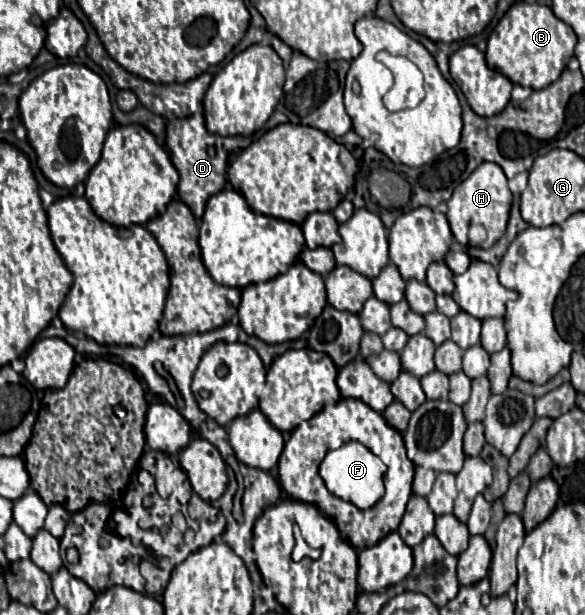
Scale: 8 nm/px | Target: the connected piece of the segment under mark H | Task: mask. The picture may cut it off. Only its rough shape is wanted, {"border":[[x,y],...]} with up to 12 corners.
{"border":[[483,162],[447,202],[455,240],[481,224],[491,248],[505,234],[511,190],[503,170]]}

